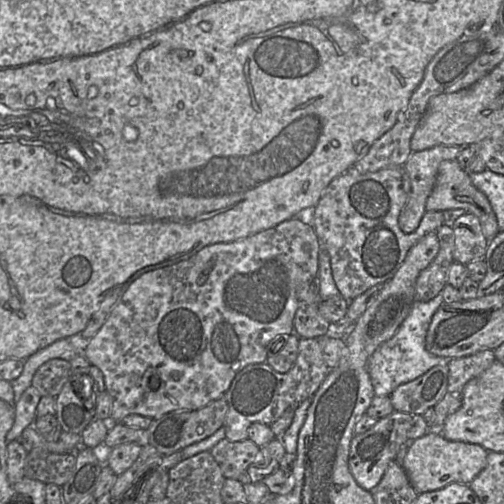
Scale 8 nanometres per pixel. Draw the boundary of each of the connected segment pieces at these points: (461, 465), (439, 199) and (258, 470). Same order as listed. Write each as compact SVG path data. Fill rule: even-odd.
M427 432L409 442L402 468L415 491L420 494L441 489L453 482L469 485L484 469L487 454L488 451L478 444L451 441L442 434Z
M445 160L439 165L435 187L426 202L426 211L453 209L463 209L467 214L475 215L479 219L482 232L488 241L500 232L496 215L486 195L473 185L469 174L460 167L457 160Z
M275 438L260 448L260 454L240 476L239 482L243 485L262 482L262 480L279 468L279 463L286 450L281 438Z

